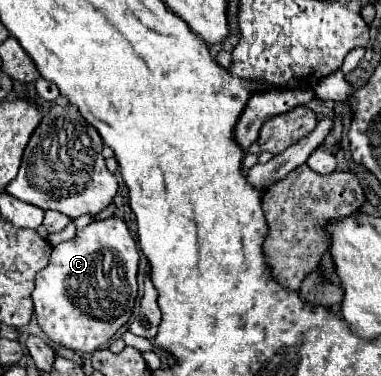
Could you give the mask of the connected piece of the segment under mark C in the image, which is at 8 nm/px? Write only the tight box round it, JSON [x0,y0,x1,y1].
[32,217,140,353]

